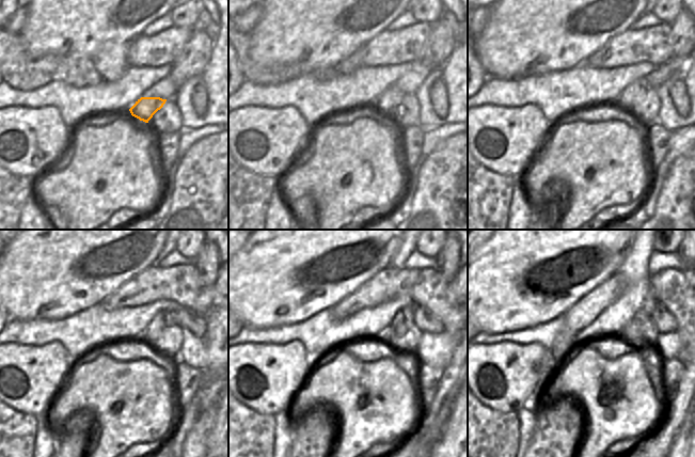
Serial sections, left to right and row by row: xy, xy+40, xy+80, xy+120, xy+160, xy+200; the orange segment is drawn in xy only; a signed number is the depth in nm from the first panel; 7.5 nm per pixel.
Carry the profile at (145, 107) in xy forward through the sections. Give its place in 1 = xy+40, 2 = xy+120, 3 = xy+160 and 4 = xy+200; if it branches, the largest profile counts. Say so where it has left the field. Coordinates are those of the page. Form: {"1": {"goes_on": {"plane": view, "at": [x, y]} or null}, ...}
{"1": {"goes_on": {"plane": "xy+40", "at": [392, 96]}}, "2": {"goes_on": {"plane": "xy+120", "at": [154, 329]}}, "3": {"goes_on": {"plane": "xy+160", "at": [408, 311]}}, "4": {"goes_on": {"plane": "xy+200", "at": [648, 305]}}}

